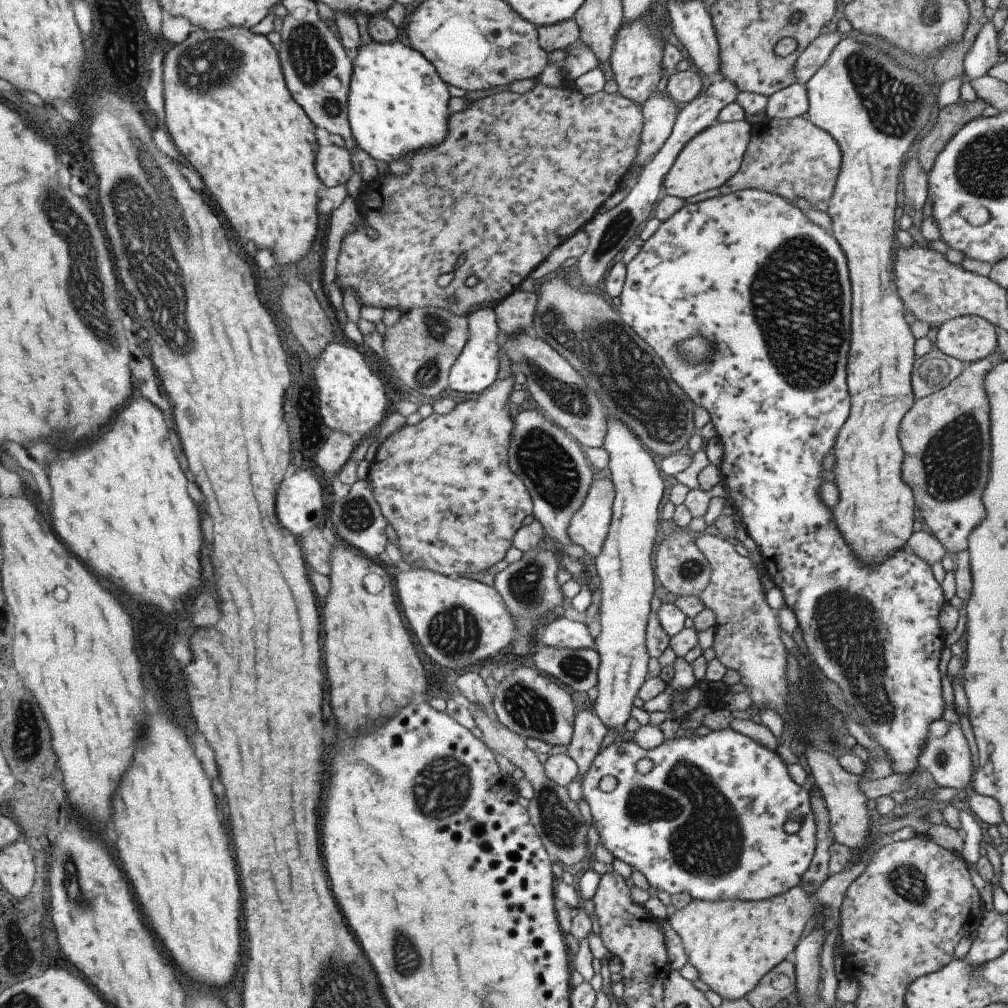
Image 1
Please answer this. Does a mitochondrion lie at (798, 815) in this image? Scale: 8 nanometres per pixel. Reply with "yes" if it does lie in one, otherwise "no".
no

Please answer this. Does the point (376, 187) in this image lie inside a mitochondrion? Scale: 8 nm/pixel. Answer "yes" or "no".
no

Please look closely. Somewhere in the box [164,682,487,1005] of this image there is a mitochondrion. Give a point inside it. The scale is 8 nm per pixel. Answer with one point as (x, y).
(435, 789)

